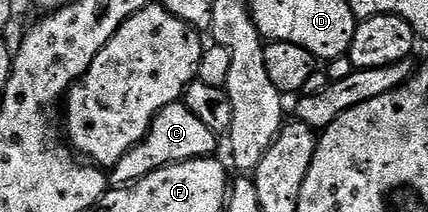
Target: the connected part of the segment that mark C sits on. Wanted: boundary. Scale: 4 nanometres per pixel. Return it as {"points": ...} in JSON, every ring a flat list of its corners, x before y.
{"points":[[183,102,171,103,163,107,158,114,152,118,152,124,138,145,134,145,119,161,112,164,110,168,110,179,116,185,131,185,154,173,159,167,165,167,171,163,181,163,191,159,203,159,212,157,216,152,217,132,206,129,198,117,194,117]]}

